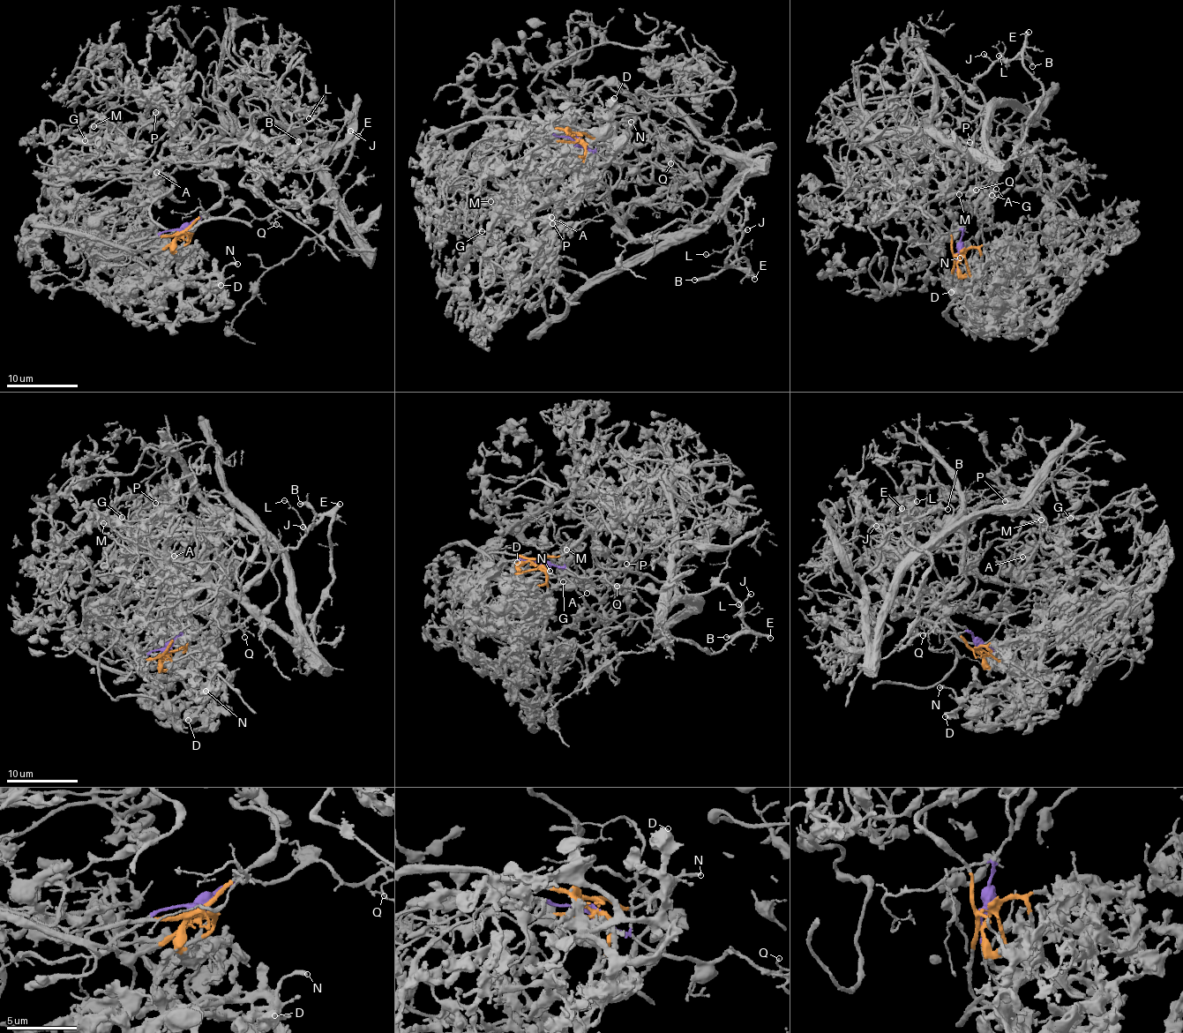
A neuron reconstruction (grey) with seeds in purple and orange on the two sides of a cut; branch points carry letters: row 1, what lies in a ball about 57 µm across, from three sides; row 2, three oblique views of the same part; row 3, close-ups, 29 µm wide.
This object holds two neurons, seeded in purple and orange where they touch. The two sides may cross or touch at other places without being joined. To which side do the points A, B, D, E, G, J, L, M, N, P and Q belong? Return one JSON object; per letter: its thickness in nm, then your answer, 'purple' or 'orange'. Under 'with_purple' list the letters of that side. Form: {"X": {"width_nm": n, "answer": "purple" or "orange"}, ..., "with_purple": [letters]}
{"A": {"width_nm": 100, "answer": "orange"}, "B": {"width_nm": 280, "answer": "purple"}, "D": {"width_nm": 700, "answer": "orange"}, "E": {"width_nm": 440, "answer": "purple"}, "G": {"width_nm": 240, "answer": "orange"}, "J": {"width_nm": 180, "answer": "purple"}, "L": {"width_nm": 100, "answer": "purple"}, "M": {"width_nm": 240, "answer": "orange"}, "N": {"width_nm": 240, "answer": "orange"}, "P": {"width_nm": 190, "answer": "orange"}, "Q": {"width_nm": 110, "answer": "purple"}, "with_purple": ["B", "E", "J", "L", "Q"]}

